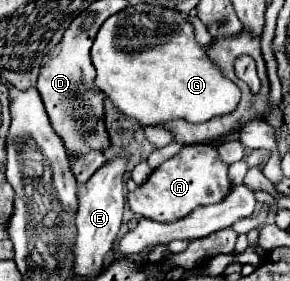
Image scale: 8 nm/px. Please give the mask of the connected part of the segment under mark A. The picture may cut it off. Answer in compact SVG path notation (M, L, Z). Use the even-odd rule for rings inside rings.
M188 145L178 155L174 155L158 169L154 169L144 185L130 191L128 205L136 215L160 223L170 223L186 217L200 205L212 205L222 201L230 191L230 187L232 185L228 179L228 165L222 163L216 147Z

